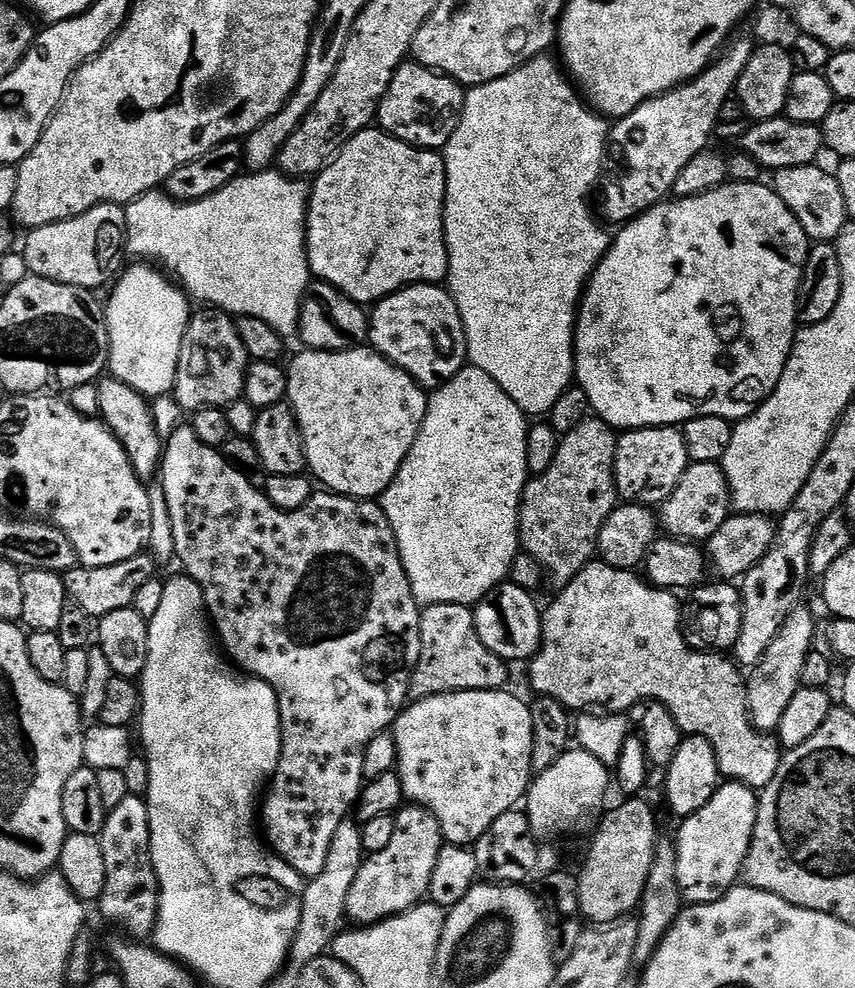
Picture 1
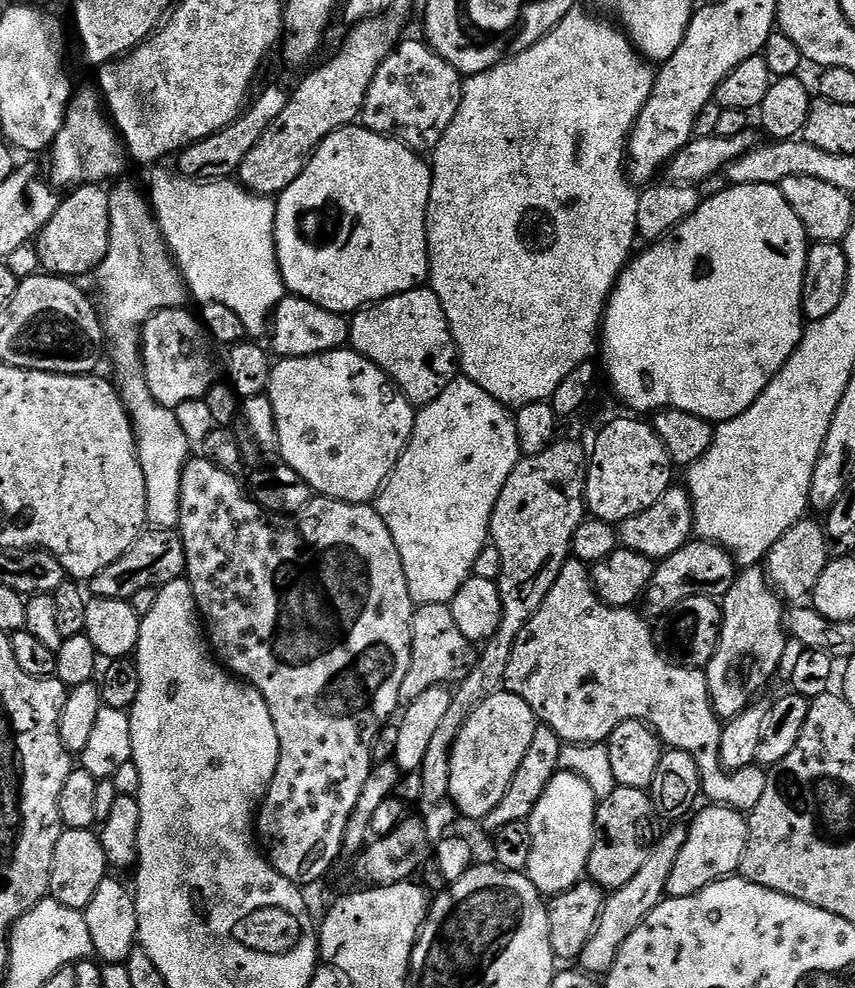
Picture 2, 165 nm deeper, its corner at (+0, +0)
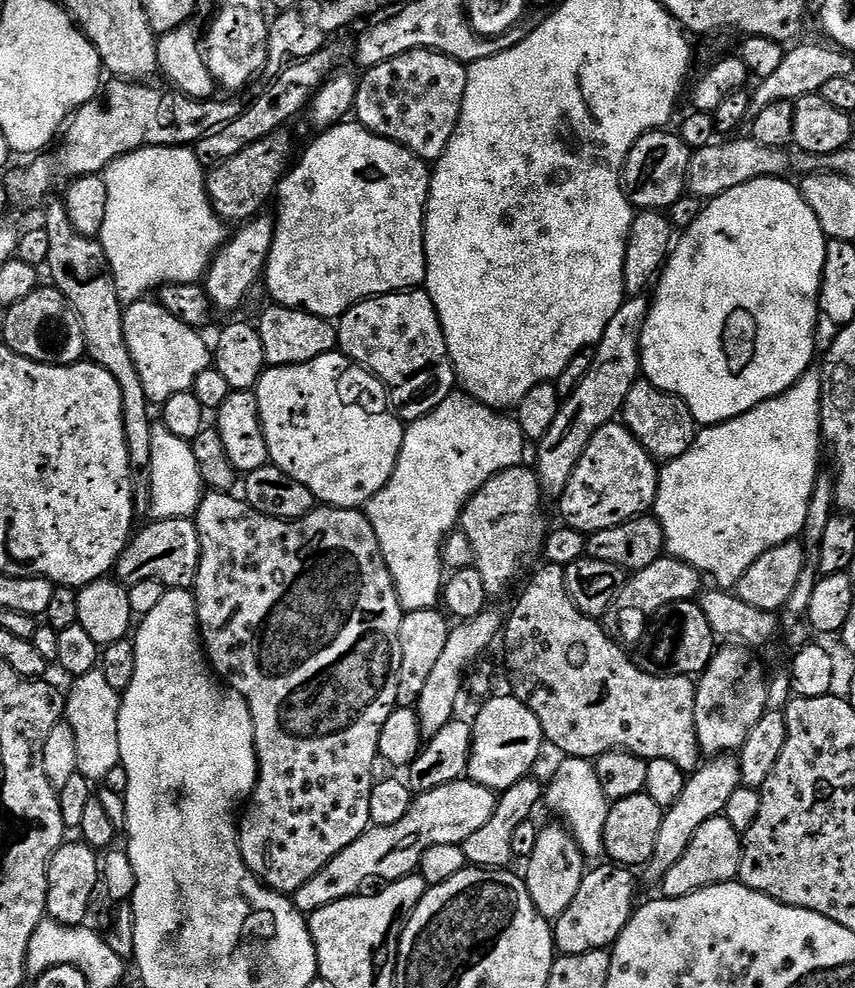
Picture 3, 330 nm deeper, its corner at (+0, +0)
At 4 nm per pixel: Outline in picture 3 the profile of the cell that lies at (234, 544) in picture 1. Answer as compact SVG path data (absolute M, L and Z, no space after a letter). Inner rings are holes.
M205 491L194 517L200 543L200 565L194 585L196 617L200 623L200 638L213 673L248 704L254 722L254 742L258 778L246 807L238 820L238 835L244 864L256 875L257 880L273 892L291 894L298 890L330 858L342 854L372 824L370 794L380 754L380 735L386 718L396 711L398 682L400 681L400 631L405 610L400 605L392 575L378 546L378 534L370 526L363 511L355 508L329 508L317 506L301 520L270 518L248 505L248 501L231 492Z

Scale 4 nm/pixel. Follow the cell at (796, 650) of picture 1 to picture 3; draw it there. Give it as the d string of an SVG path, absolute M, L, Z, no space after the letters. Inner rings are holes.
M725 754L705 759L685 779L678 802L674 802L674 806L665 811L662 826L658 826L658 846L654 846L654 854L643 869L645 878L656 882L663 881L670 866L674 866L674 862L678 862L678 858L686 854L686 846L690 846L694 834L698 834L702 822L710 822L710 818L724 815L730 797L740 787L740 762L735 755Z

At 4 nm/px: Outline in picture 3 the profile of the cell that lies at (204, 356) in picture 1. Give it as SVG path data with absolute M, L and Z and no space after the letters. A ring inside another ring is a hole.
M155 299L135 300L124 308L124 341L142 380L142 390L146 390L153 405L162 406L174 394L191 392L194 378L213 367L213 349L200 336L203 335L197 329L178 322Z

